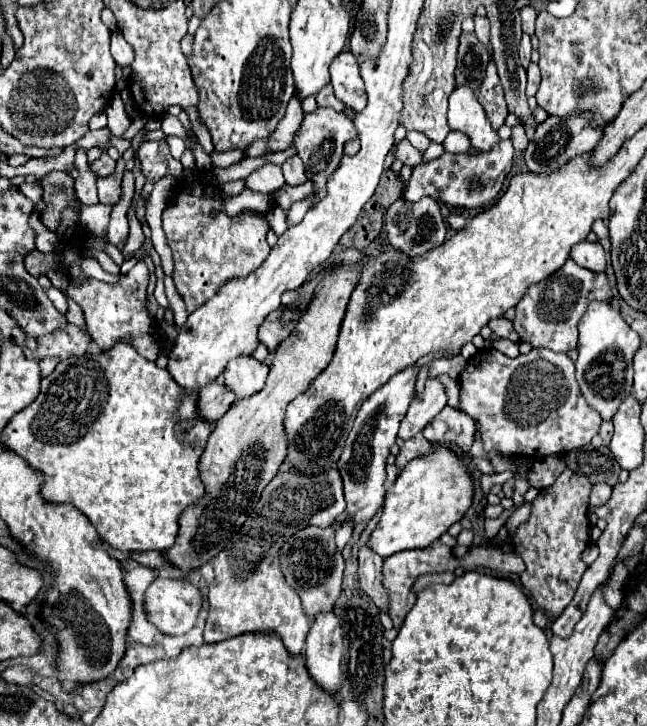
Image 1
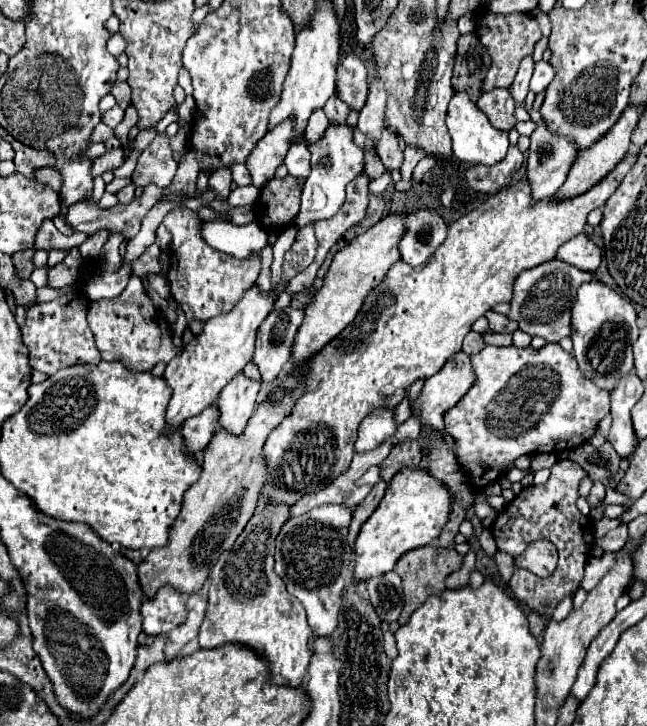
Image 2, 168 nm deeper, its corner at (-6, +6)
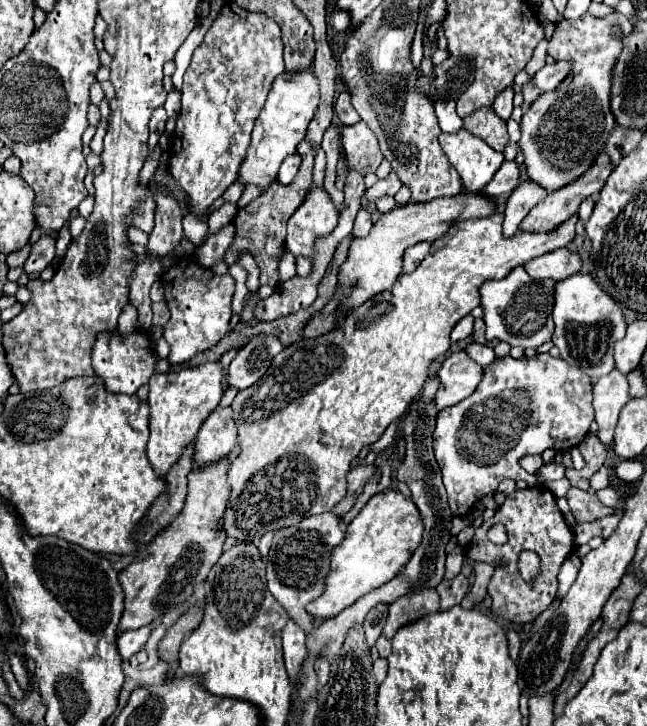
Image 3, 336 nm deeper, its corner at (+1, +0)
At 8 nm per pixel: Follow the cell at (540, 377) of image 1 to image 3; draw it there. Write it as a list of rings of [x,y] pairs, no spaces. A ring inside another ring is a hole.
[[[542,353],[542,355],[536,355],[536,357],[524,357],[524,359],[514,359],[514,357],[498,357],[494,359],[482,373],[482,381],[480,385],[476,387],[476,391],[466,397],[464,401],[460,401],[458,405],[452,405],[452,407],[446,407],[444,411],[438,413],[438,423],[436,423],[436,429],[432,433],[432,439],[434,439],[434,451],[436,451],[436,461],[440,465],[440,471],[442,471],[442,477],[444,477],[444,487],[446,487],[446,493],[448,493],[448,503],[450,503],[450,509],[454,515],[466,515],[470,513],[476,503],[488,495],[488,493],[494,493],[498,483],[504,481],[504,479],[512,479],[512,481],[525,481],[528,483],[528,487],[536,486],[538,483],[538,476],[536,474],[530,474],[526,472],[520,465],[518,465],[518,459],[522,455],[540,455],[544,449],[552,447],[556,451],[570,451],[572,447],[580,445],[580,441],[586,437],[586,433],[590,431],[590,425],[594,423],[594,407],[592,407],[592,383],[590,383],[590,377],[584,375],[578,367],[572,367],[568,365],[564,359],[554,359],[550,353]]]

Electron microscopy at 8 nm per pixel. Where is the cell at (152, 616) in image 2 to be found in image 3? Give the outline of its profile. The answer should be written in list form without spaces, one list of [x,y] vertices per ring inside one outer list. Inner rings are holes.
[[[154,621],[154,623],[150,623],[150,625],[140,627],[140,629],[122,631],[122,633],[118,635],[118,651],[120,651],[120,655],[122,655],[124,661],[128,661],[134,653],[138,653],[138,651],[144,647],[144,643],[148,641],[152,629],[154,629],[158,623],[160,623],[160,621]]]

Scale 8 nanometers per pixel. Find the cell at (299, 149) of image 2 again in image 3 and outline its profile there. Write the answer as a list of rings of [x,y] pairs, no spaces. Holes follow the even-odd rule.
[[[298,153],[288,155],[288,157],[284,159],[284,163],[280,165],[280,171],[278,171],[278,181],[280,181],[282,185],[292,183],[292,179],[296,177],[298,167],[300,167],[300,155],[298,155]]]

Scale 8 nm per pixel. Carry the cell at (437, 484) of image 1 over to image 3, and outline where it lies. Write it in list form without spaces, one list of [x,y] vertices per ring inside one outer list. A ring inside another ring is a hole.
[[[386,489],[374,495],[348,525],[344,541],[334,549],[326,591],[306,607],[308,613],[316,619],[334,617],[362,595],[394,579],[404,569],[404,563],[408,563],[412,551],[420,545],[422,529],[420,511],[416,511],[416,503],[412,503],[410,497],[404,497],[398,489]]]

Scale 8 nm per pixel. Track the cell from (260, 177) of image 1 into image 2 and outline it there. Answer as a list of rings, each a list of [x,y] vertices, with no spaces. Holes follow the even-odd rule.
[[[249,185],[249,187],[235,187],[227,199],[231,207],[243,207],[243,205],[253,205],[255,197],[259,195],[259,189]]]

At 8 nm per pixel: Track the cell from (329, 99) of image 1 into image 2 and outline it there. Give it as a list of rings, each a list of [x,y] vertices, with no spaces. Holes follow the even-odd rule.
[[[333,95],[333,97],[325,103],[323,111],[325,111],[325,115],[327,115],[327,119],[329,119],[331,125],[343,125],[351,109],[349,109],[347,103],[343,103],[337,95]]]

